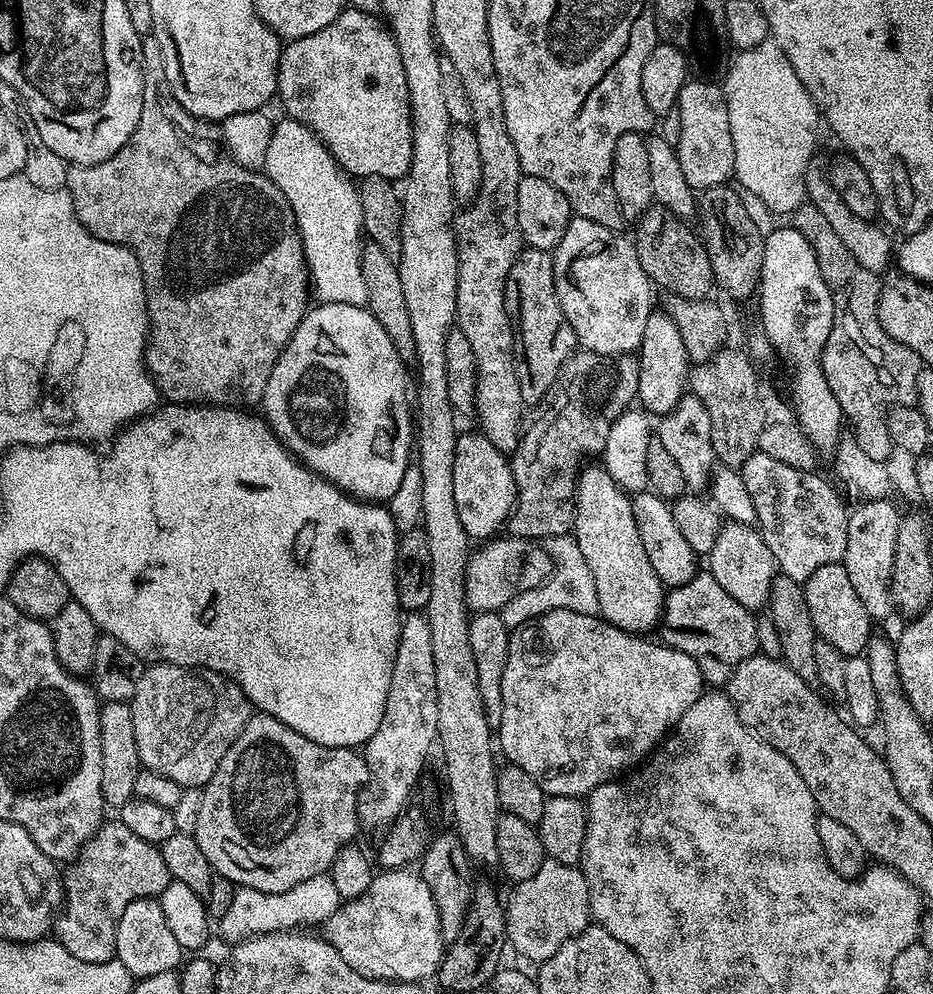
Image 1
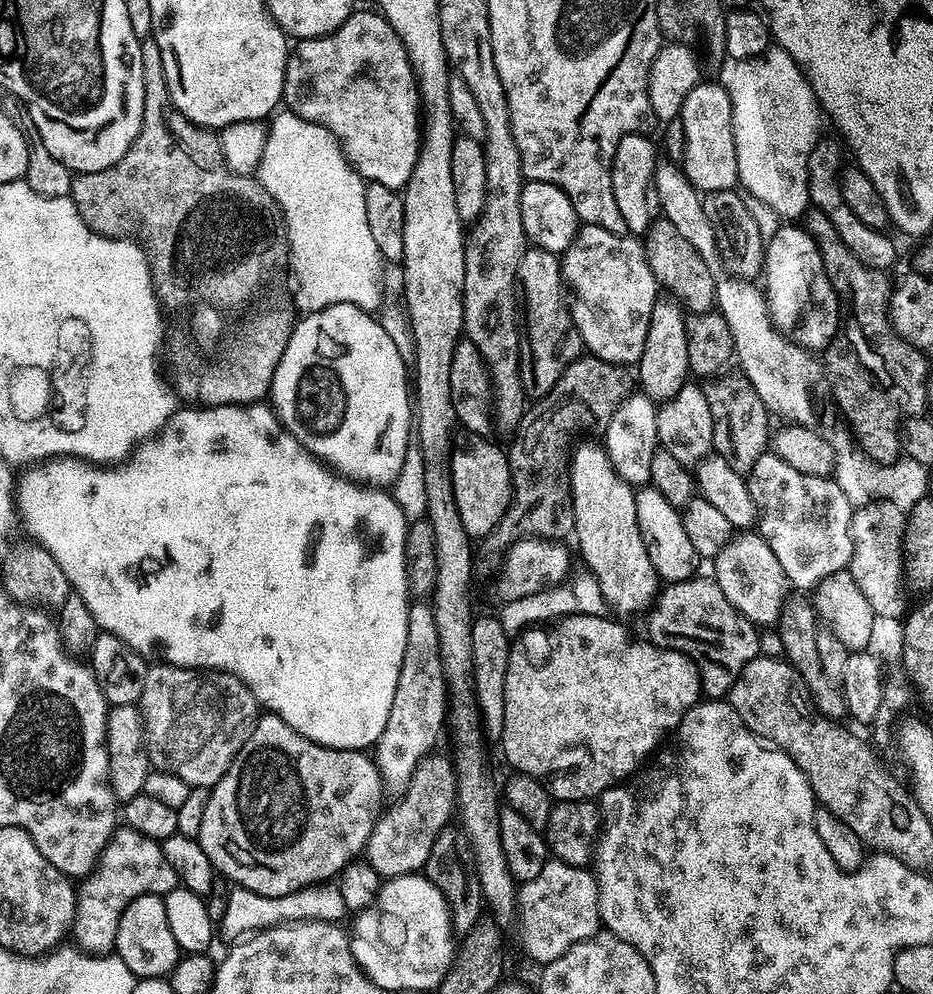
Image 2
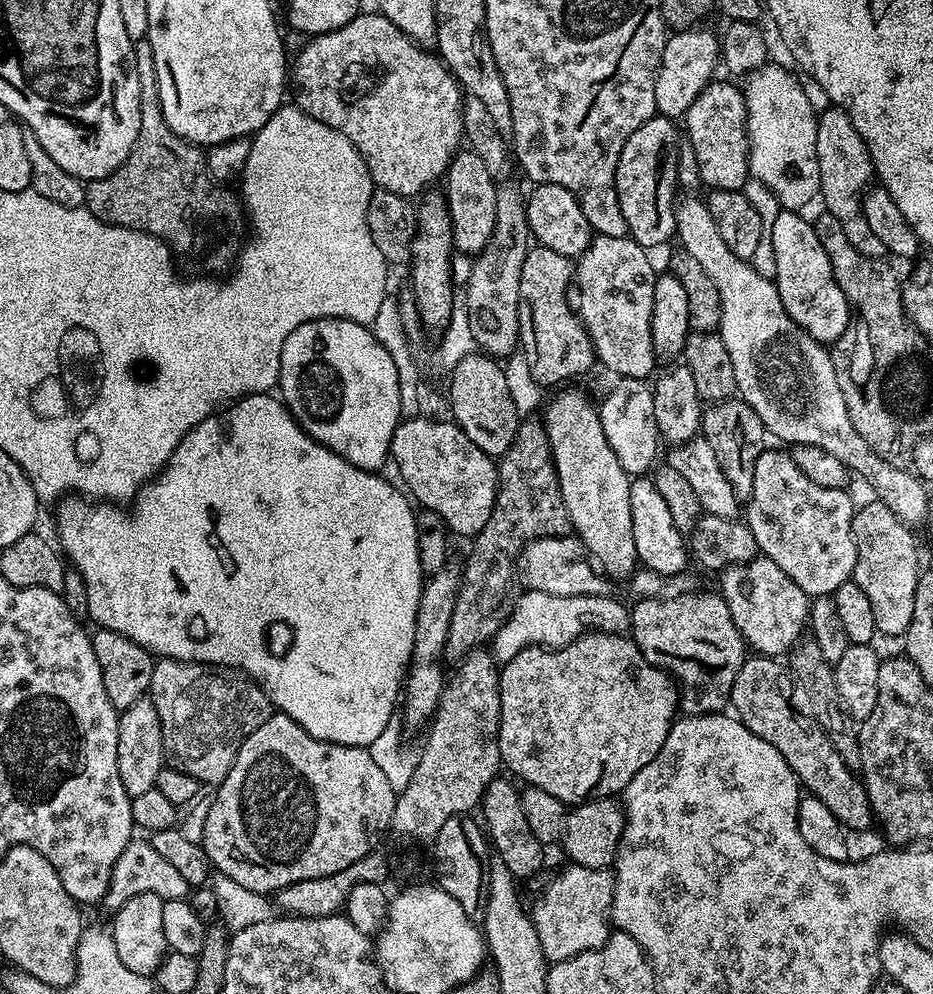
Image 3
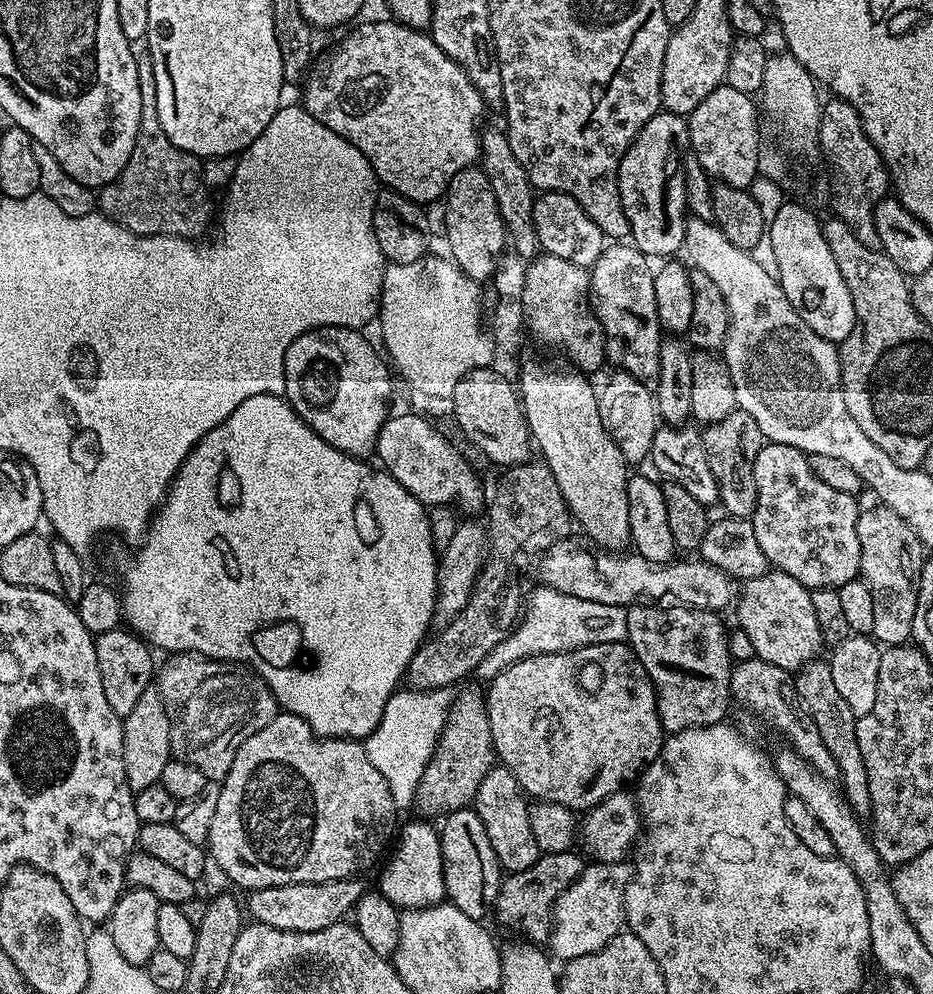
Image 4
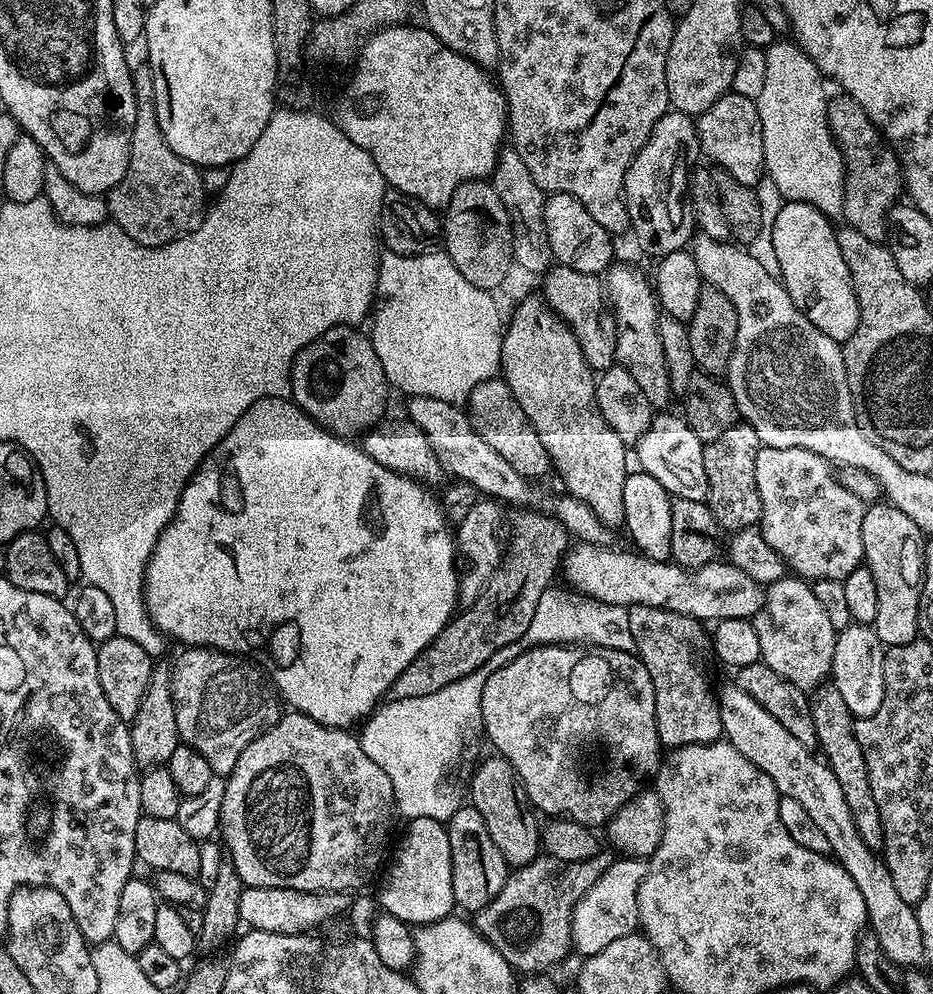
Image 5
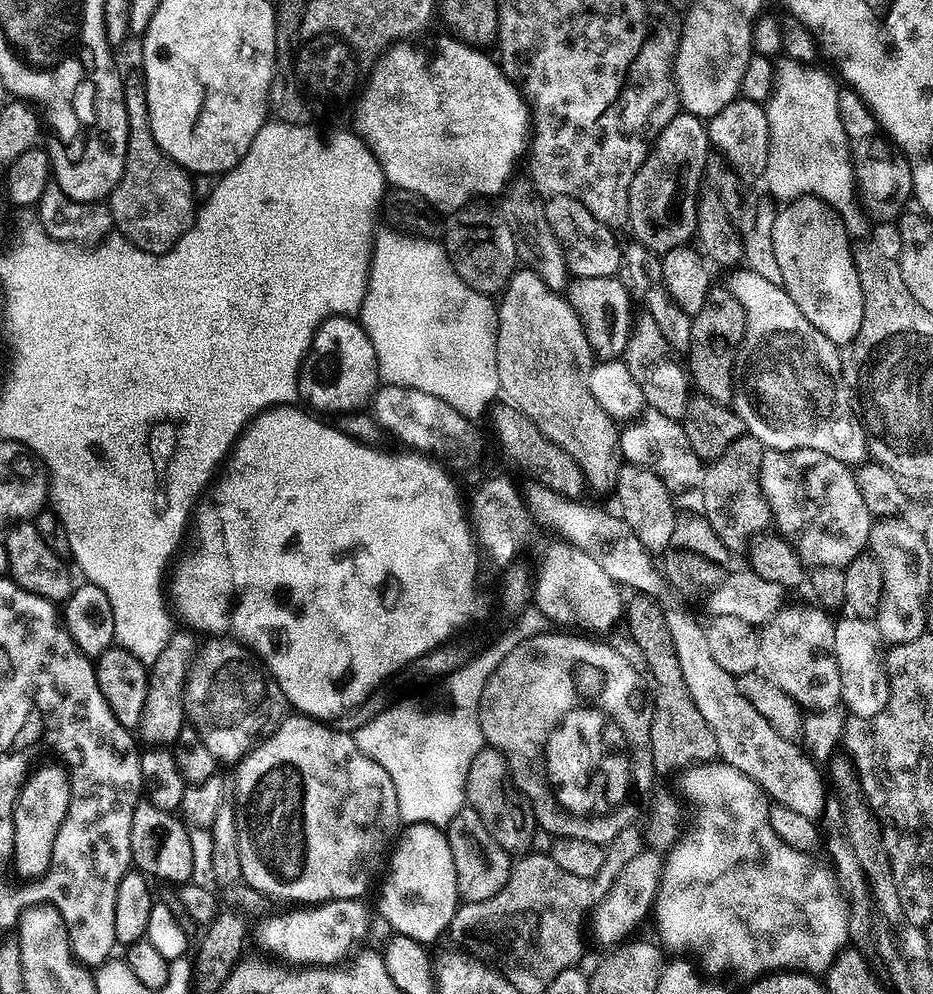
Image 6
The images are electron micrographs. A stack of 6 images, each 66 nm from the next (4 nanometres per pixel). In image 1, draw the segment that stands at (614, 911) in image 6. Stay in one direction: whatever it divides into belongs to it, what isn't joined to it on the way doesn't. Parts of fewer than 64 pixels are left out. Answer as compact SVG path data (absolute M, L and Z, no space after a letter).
M545 859L534 878L526 878L511 890L512 897L506 900L506 940L510 948L528 960L549 960L562 942L590 927L588 887L579 867Z

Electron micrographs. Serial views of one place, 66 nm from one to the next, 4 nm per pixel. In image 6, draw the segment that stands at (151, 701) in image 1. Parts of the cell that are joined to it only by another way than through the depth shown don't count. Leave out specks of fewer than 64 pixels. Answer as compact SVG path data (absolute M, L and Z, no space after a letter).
M208 638L199 645L184 682L184 715L221 765L235 765L289 715L288 699L253 652L231 638Z

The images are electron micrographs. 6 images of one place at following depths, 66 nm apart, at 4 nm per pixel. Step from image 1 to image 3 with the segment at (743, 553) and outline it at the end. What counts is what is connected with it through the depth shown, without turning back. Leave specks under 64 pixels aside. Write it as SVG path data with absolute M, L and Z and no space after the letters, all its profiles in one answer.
M760 554L746 564L732 564L723 569L718 579L719 595L727 602L738 630L753 653L780 658L796 647L806 632L810 600L782 566Z

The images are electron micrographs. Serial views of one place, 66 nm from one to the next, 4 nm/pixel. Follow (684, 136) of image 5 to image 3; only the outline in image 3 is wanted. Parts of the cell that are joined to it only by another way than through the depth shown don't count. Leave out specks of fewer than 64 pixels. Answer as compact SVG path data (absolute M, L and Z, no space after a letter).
M651 116L646 123L638 126L630 138L626 138L626 146L622 146L622 154L618 154L616 167L616 189L618 190L618 206L622 206L622 218L626 218L628 236L642 245L646 250L653 250L659 244L670 241L676 234L675 219L663 220L660 217L660 163L664 160L664 147L675 145L675 119L667 116Z

